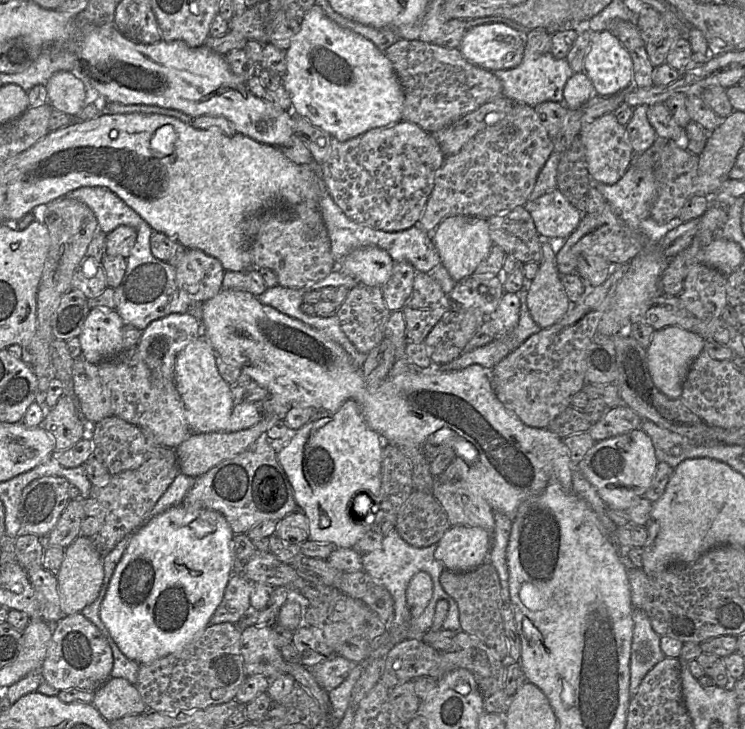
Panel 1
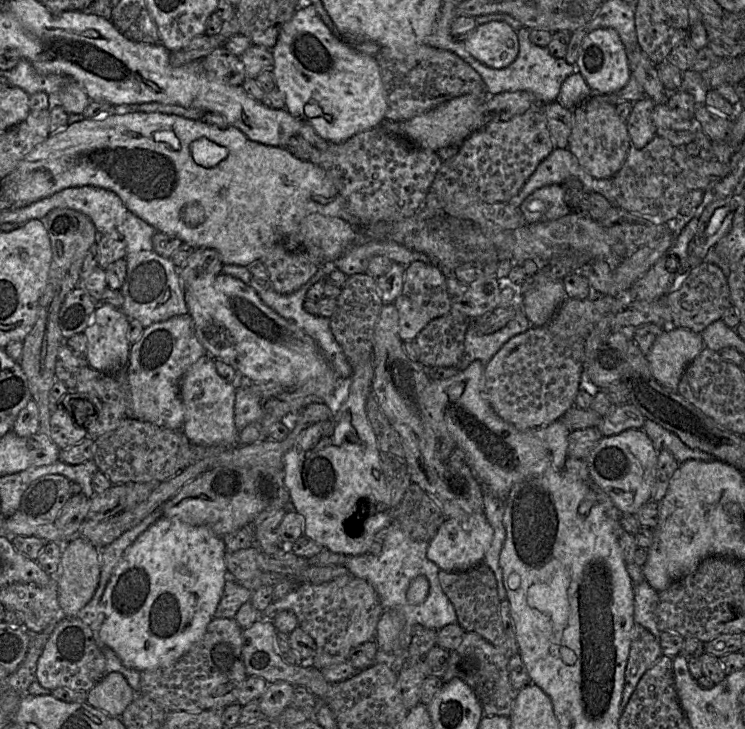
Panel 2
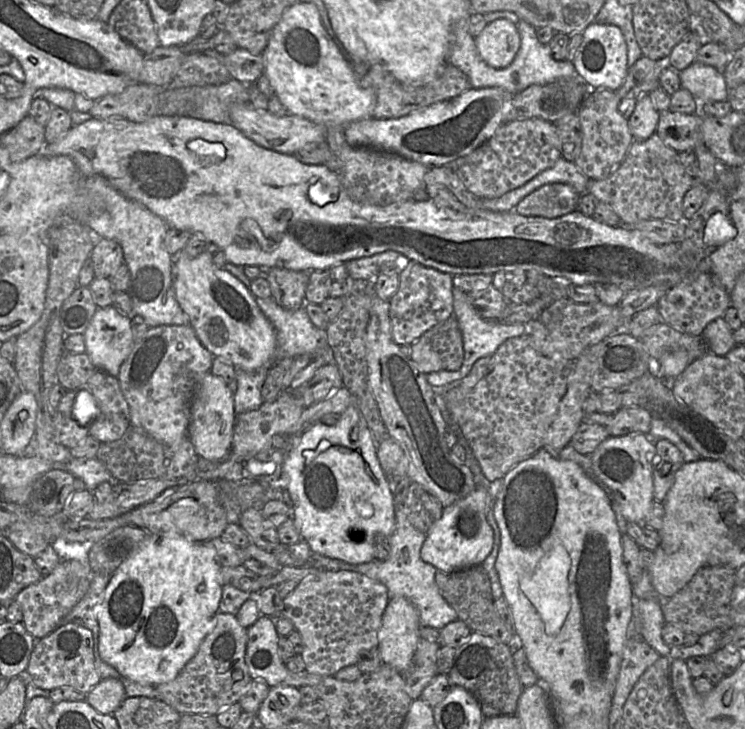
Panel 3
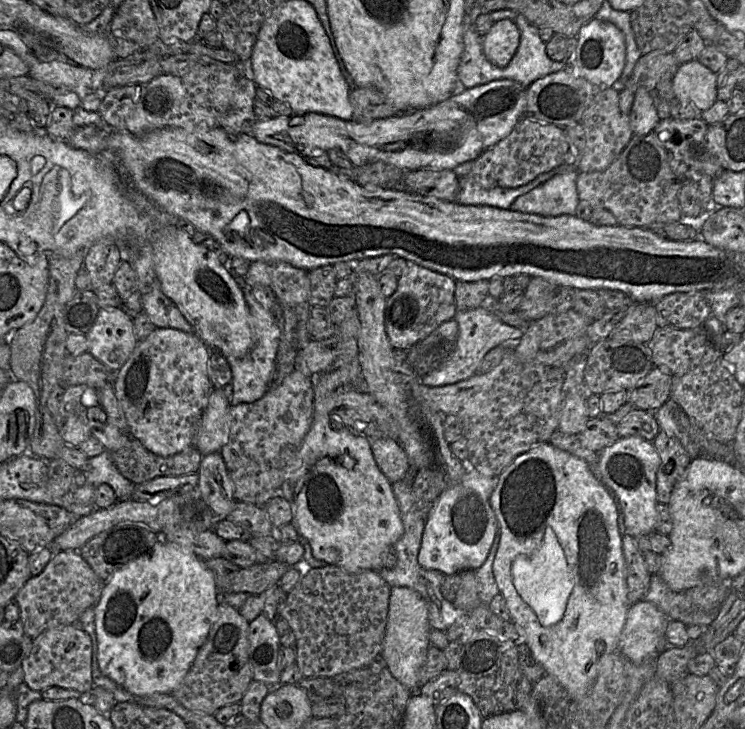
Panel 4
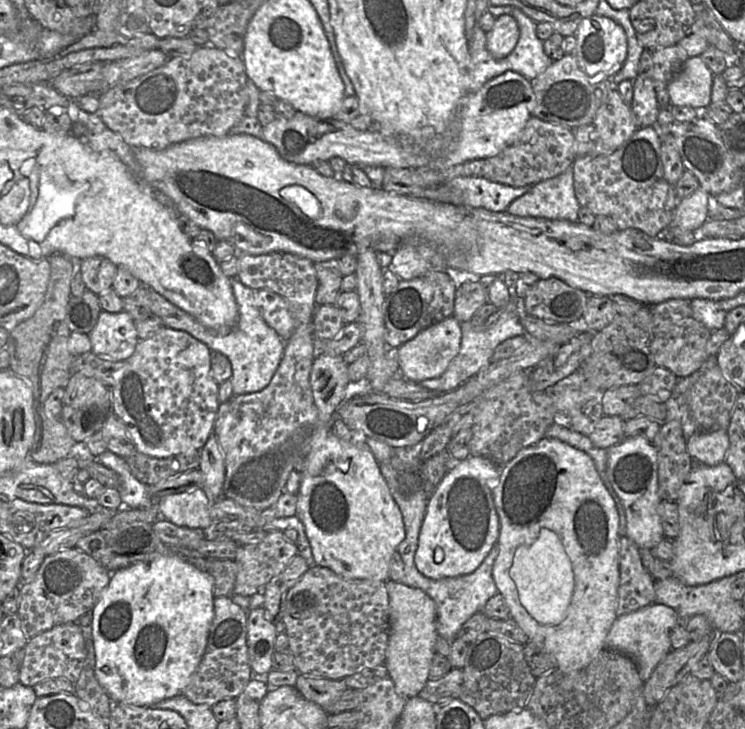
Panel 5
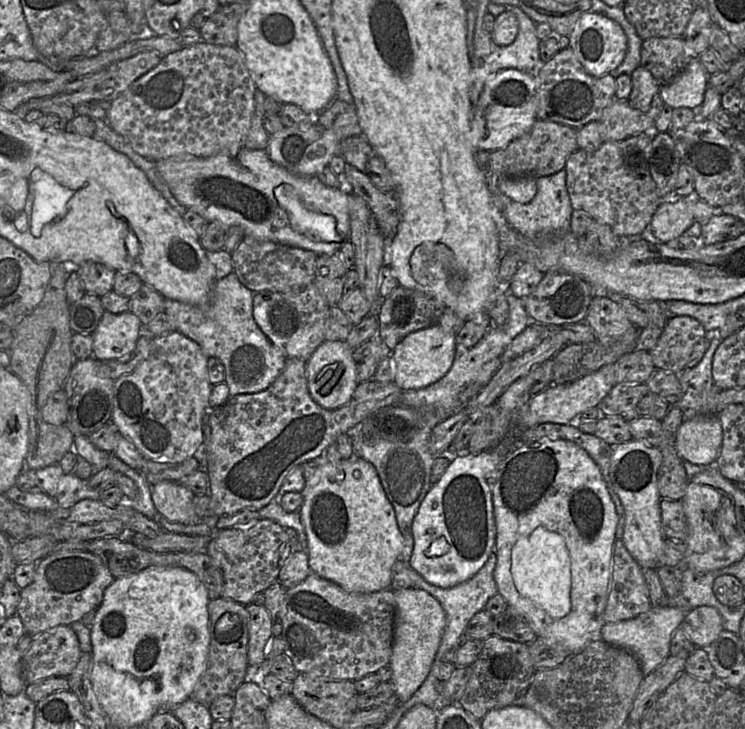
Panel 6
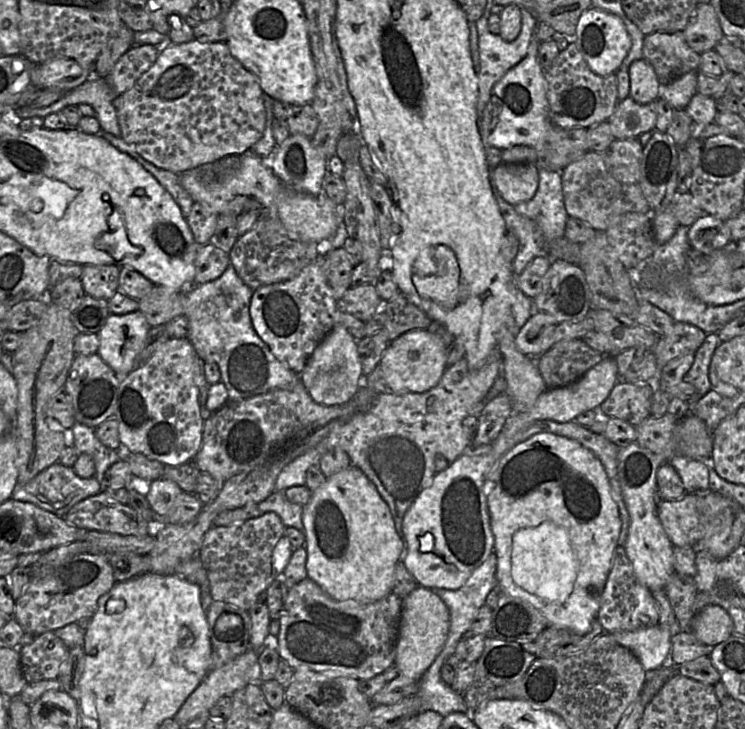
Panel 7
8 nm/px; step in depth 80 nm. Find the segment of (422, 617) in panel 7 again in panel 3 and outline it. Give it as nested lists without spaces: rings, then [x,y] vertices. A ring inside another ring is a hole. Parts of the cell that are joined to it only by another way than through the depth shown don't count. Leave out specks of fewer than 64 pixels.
[[[404,597],[391,598],[378,632],[378,649],[383,663],[405,674],[416,650],[419,629],[419,616],[414,605]]]

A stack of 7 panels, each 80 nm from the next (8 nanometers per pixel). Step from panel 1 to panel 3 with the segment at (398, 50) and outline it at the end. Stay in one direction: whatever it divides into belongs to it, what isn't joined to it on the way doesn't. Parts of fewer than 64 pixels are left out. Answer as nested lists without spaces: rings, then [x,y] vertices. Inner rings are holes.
[[[337,43],[337,45],[355,72],[360,85],[362,87],[371,88],[374,91],[376,102],[372,117],[376,119],[400,118],[437,102],[456,97],[472,88],[467,75],[449,62],[447,62],[436,75],[430,78],[412,83],[402,83],[383,66],[367,63],[349,54],[341,43]]]

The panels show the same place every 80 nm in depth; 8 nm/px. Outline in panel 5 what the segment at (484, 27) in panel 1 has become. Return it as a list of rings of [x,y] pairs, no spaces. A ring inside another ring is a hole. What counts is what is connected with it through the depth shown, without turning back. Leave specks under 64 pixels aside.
[[[508,14],[501,15],[486,33],[487,49],[494,58],[504,58],[513,51],[518,38],[519,28],[515,19]]]

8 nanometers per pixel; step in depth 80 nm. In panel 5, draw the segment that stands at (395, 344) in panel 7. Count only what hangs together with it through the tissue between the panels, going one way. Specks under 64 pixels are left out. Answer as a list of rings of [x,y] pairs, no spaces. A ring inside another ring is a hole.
[[[453,315],[427,327],[398,348],[401,376],[416,383],[439,377],[459,352],[460,343],[460,323]]]

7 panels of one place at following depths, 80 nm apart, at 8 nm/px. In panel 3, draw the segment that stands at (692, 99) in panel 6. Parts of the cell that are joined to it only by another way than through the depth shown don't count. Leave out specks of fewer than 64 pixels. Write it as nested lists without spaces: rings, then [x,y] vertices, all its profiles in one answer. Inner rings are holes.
[[[694,62],[679,72],[681,88],[703,102],[728,101],[729,90],[723,74],[712,66]]]

